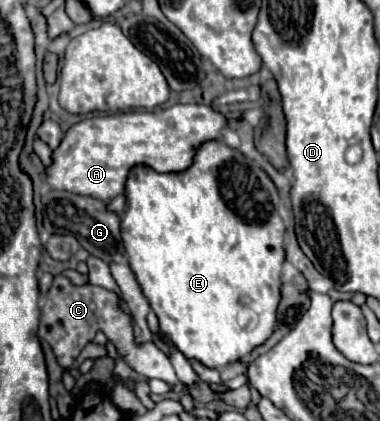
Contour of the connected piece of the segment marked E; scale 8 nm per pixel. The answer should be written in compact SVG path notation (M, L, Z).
M206 141L198 147L196 157L194 157L194 165L182 173L156 173L150 167L134 167L128 175L128 181L126 181L126 197L128 197L128 211L124 213L122 225L120 225L124 247L128 253L130 267L142 287L142 293L150 301L152 311L156 313L164 335L168 335L168 339L188 359L196 359L204 367L212 367L212 369L220 369L220 367L226 367L234 361L240 361L242 357L250 355L252 349L262 345L276 329L276 309L280 303L280 287L282 287L280 275L282 275L282 265L284 265L284 233L286 233L284 221L278 213L280 197L278 197L278 191L276 191L272 179L266 175L266 171L260 169L246 155L230 149L226 143Z

